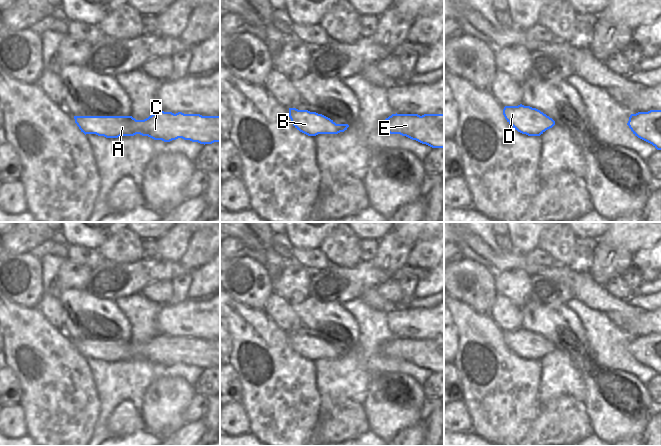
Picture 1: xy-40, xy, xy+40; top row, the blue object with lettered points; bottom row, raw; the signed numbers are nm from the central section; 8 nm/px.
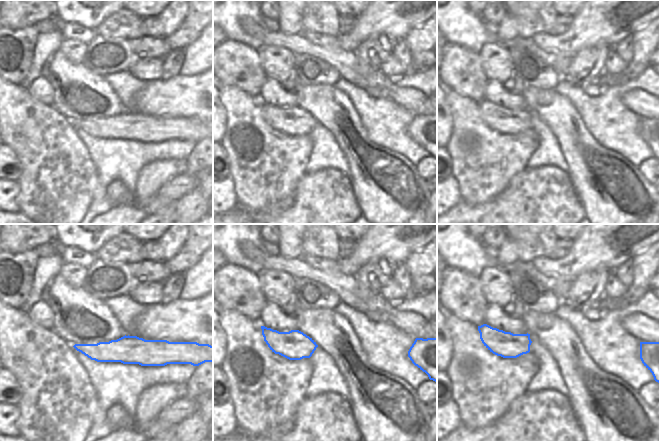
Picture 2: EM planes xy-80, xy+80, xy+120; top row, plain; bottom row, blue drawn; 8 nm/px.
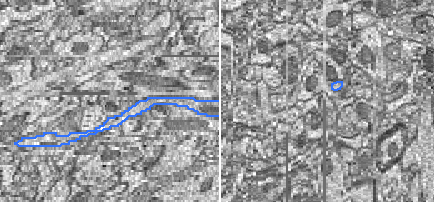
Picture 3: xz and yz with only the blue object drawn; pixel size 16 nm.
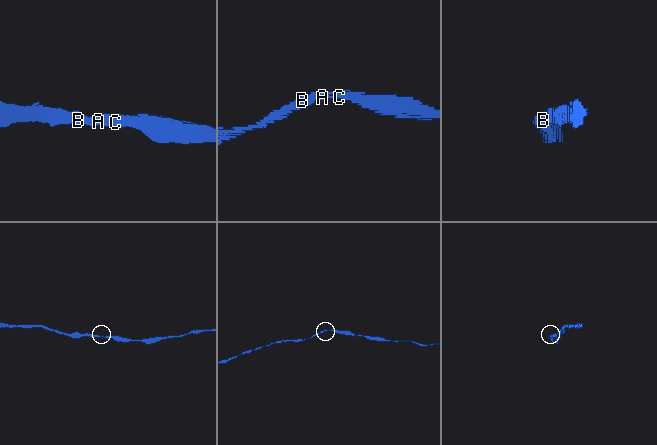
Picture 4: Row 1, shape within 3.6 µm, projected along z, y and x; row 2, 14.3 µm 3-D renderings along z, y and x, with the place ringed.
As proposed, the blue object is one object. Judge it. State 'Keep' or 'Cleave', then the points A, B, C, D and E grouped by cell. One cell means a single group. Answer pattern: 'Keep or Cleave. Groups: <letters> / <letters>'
Keep. Groups: A B C D E

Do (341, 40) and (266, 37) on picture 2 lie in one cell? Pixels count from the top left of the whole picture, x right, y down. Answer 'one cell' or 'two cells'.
two cells

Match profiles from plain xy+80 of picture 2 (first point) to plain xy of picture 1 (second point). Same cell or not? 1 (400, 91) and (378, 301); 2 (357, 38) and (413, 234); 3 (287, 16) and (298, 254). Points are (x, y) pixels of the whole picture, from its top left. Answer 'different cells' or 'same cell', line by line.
1: same cell
2: same cell
3: different cells

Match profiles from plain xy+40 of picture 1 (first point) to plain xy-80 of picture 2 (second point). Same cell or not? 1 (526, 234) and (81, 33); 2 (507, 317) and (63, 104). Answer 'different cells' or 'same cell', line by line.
1: different cells
2: different cells

